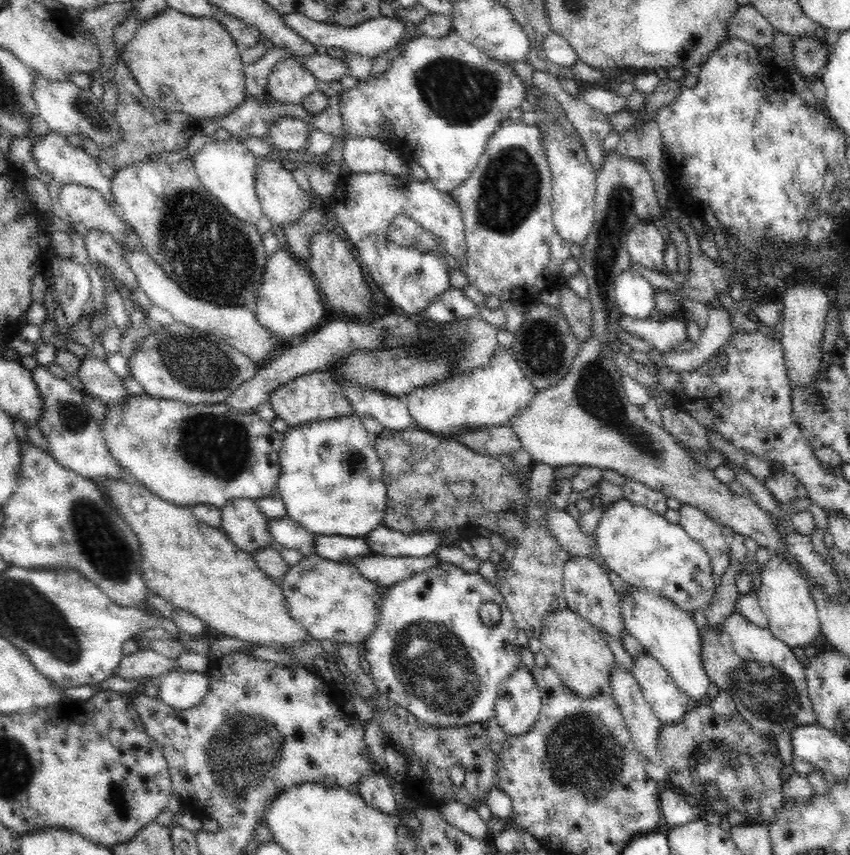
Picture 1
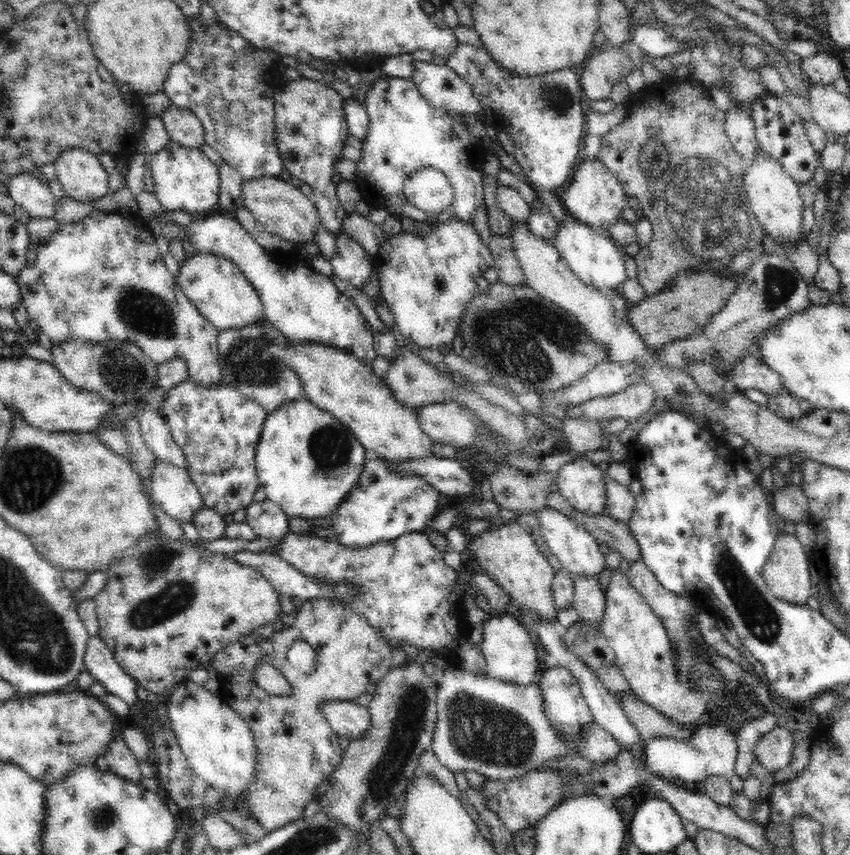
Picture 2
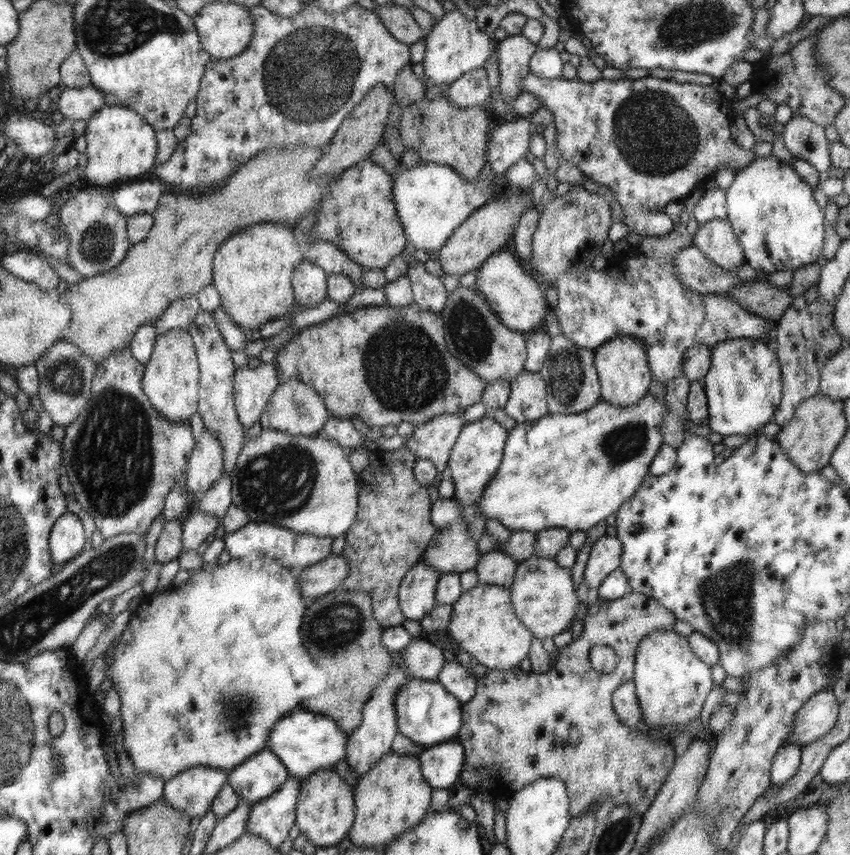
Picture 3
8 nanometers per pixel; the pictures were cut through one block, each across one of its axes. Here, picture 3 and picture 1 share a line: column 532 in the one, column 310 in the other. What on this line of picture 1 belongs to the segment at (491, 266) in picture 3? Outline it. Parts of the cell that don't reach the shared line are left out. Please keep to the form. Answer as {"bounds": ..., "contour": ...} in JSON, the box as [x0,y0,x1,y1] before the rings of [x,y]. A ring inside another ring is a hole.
{"bounds":[255,248,324,342],"contour":[[[283,248],[268,255],[267,267],[263,272],[262,286],[258,292],[255,315],[259,323],[270,332],[277,334],[287,342],[300,339],[300,334],[312,333],[324,320],[324,306],[318,296],[312,275],[298,266],[296,260],[288,256]]]}

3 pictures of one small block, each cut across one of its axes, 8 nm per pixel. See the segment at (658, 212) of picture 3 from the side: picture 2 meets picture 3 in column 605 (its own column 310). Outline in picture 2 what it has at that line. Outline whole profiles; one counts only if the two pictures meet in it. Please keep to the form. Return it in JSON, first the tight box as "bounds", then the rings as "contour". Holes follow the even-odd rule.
{"bounds":[274,78,350,233],"contour":[[[302,78],[286,81],[284,86],[276,88],[274,100],[274,141],[282,157],[284,170],[287,169],[292,177],[312,187],[320,224],[330,233],[334,233],[341,228],[344,217],[348,215],[346,209],[340,205],[337,184],[332,180],[336,172],[334,164],[343,158],[341,152],[350,135],[344,119],[345,99],[332,84]]]}

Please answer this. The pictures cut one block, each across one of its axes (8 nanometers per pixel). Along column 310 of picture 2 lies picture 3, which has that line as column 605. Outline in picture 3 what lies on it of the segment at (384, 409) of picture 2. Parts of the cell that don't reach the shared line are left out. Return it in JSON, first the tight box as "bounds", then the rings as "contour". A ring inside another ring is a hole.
{"bounds":[594,335,653,406],"contour":[[[618,335],[595,349],[594,366],[601,381],[601,400],[618,406],[632,406],[649,394],[653,380],[652,369],[644,343],[633,336]]]}

